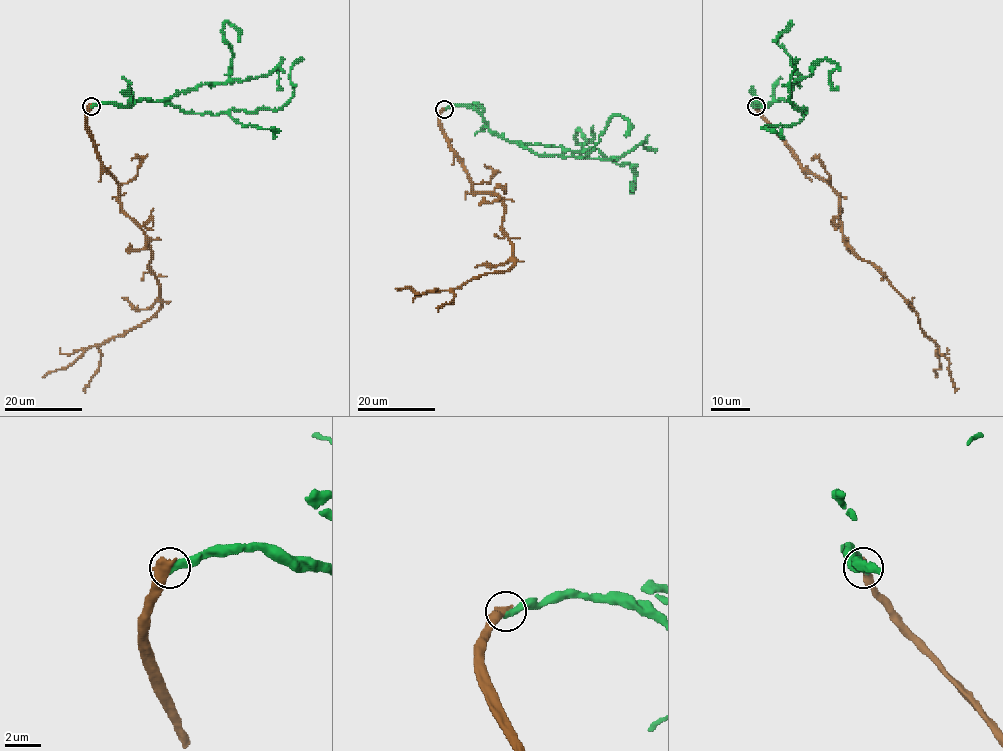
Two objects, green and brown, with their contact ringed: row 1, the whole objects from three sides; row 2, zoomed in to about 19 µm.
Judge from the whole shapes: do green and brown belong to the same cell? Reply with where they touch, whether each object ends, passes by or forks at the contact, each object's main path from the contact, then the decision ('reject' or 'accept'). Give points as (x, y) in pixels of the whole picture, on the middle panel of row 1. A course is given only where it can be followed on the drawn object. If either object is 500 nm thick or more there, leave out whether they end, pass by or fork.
at (444, 109); green runs (444, 108), (474, 107), (498, 136), (542, 156), (609, 160), (647, 142), (643, 145), (647, 149), (656, 150); brown runs (444, 108), (439, 127), (471, 190), (501, 199), (514, 263), (452, 290), (396, 289); reject

